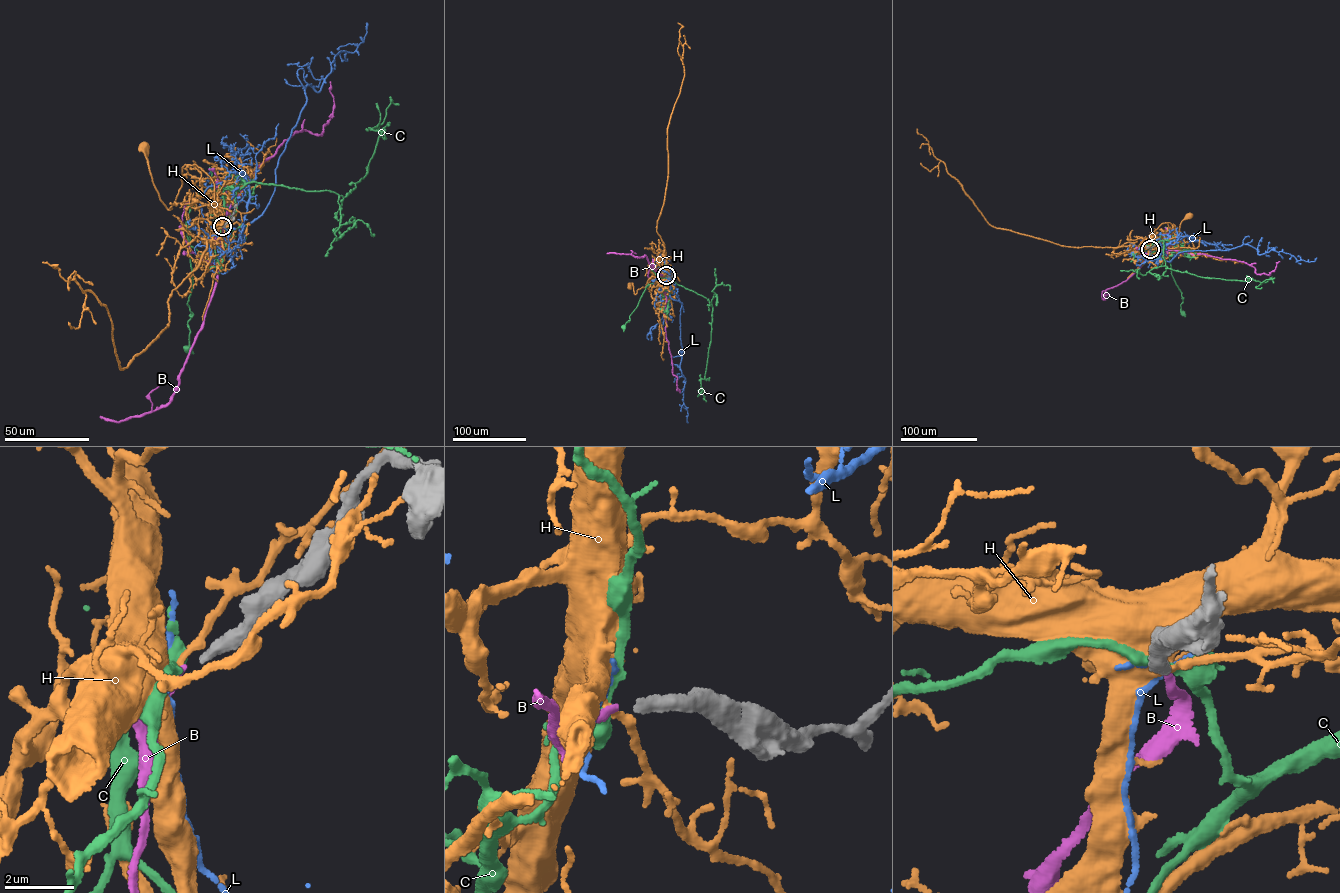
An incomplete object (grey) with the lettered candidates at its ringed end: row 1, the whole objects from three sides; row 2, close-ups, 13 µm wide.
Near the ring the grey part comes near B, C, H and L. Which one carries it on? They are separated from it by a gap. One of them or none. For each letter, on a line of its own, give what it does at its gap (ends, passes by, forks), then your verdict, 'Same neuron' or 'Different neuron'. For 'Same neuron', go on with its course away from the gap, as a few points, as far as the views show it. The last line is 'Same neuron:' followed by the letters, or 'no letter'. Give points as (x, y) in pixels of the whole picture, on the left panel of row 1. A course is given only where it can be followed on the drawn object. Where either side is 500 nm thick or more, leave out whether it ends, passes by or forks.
B: It ends there. Same neuron. Its course: (222, 227), (221, 248), (224, 217), (262, 162), (296, 131), (321, 135), (334, 104), (330, 81)
C: It forks there. Different neuron
H: It passes by. Different neuron
L: It forks there. Different neuron
Same neuron: B

